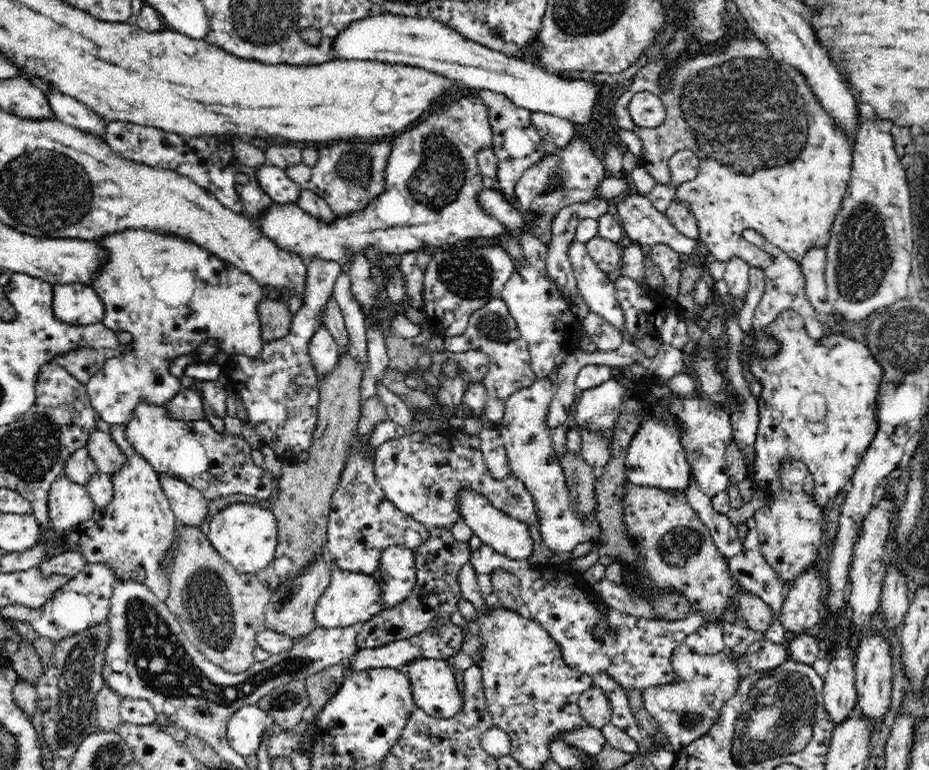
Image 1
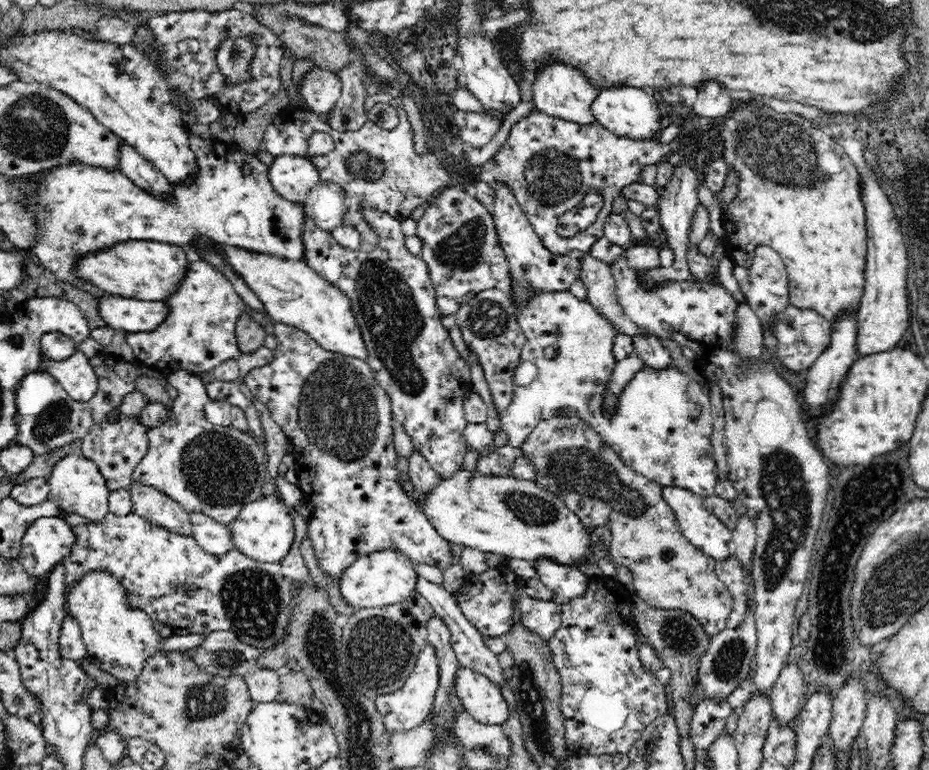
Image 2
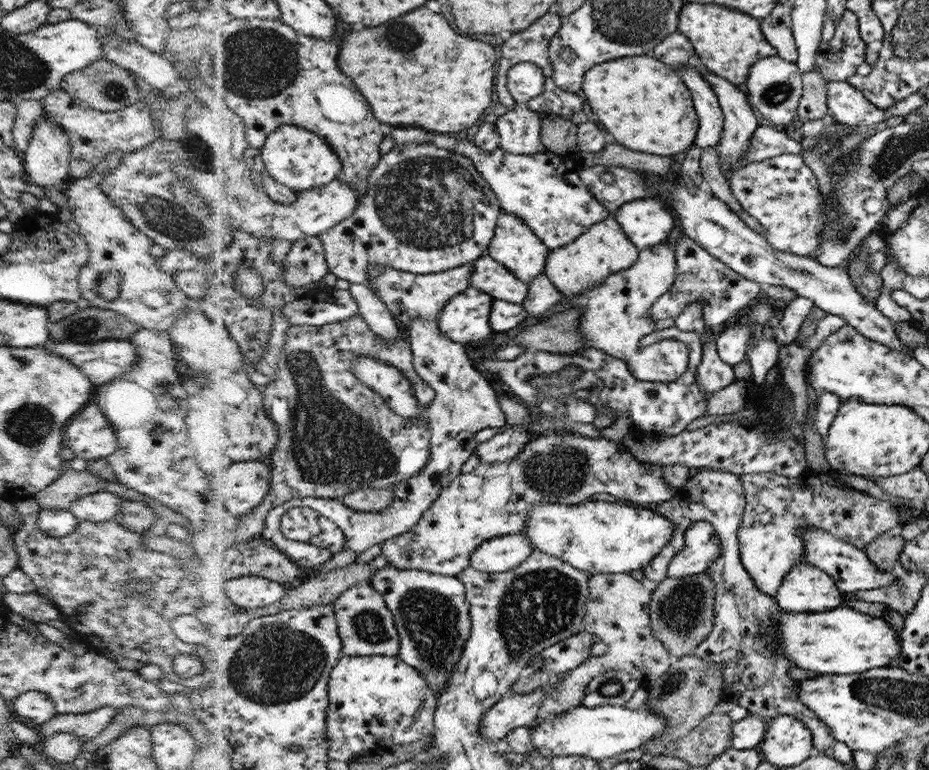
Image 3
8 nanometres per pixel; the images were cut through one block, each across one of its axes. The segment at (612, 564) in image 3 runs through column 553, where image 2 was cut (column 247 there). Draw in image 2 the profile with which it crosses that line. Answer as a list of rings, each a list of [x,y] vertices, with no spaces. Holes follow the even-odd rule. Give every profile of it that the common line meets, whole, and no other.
[[[276,494],[262,495],[258,500],[245,504],[236,520],[229,526],[233,532],[234,546],[252,560],[280,562],[290,552],[294,542],[294,518],[290,507]]]

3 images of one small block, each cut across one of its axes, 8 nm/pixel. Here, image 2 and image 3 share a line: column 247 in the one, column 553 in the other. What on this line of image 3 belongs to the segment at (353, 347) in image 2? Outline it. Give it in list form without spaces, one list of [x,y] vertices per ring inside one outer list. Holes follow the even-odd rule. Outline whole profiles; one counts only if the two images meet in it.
[[[614,215],[584,231],[573,243],[551,249],[545,264],[546,275],[563,296],[577,295],[598,286],[614,273],[624,271],[638,260],[640,249],[626,235],[625,229]]]

